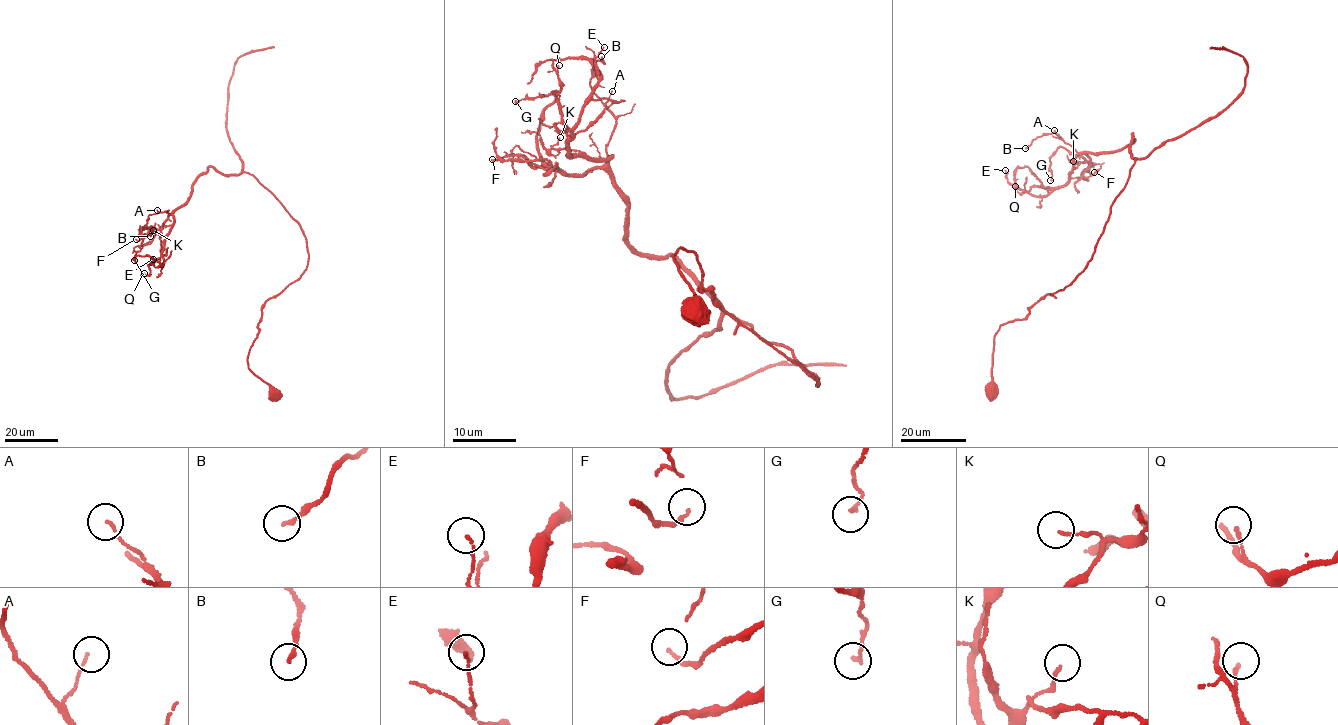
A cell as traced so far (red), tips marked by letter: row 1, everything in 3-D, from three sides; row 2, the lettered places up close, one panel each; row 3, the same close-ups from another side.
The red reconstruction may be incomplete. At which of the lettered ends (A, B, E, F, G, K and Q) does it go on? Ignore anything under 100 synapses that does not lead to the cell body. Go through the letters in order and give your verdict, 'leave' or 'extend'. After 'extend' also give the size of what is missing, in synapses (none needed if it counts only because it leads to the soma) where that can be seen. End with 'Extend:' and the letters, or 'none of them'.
A: leave
B: leave
E: leave
F: leave
G: leave
K: leave
Q: leave
Extend: none of them

